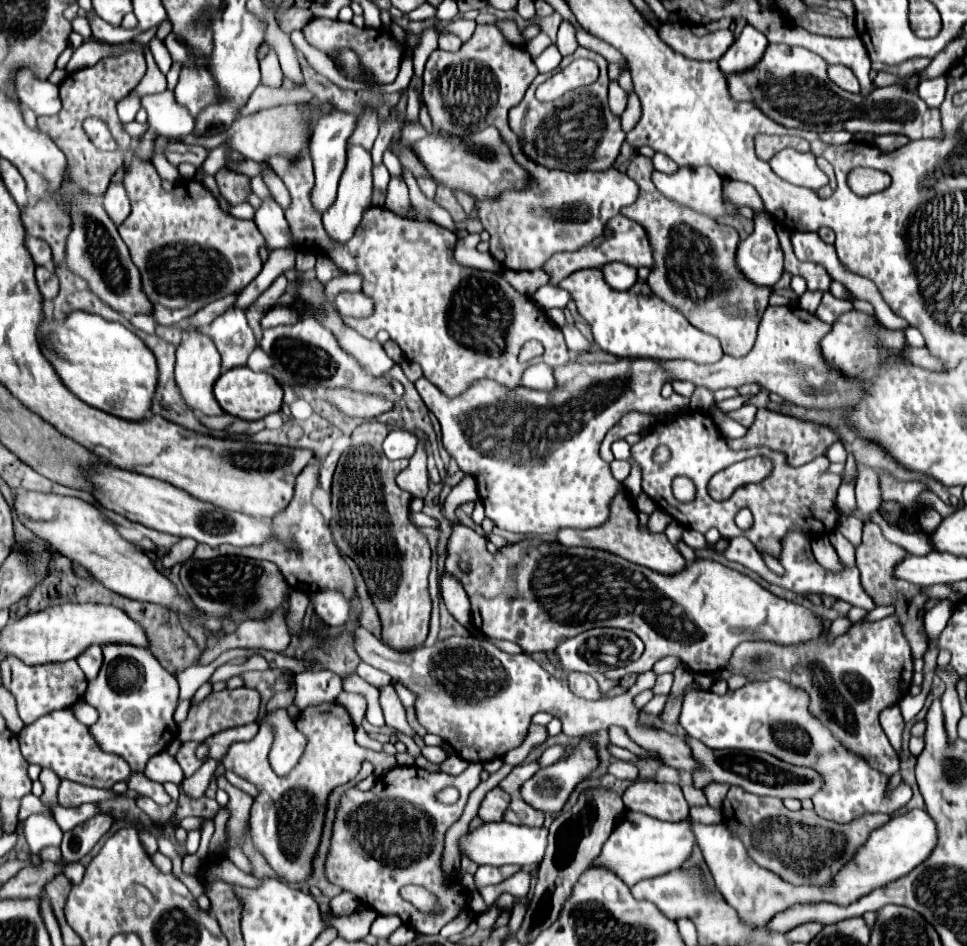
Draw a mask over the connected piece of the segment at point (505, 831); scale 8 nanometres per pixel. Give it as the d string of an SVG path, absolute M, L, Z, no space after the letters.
M486 822L474 832L468 832L460 840L460 850L464 850L476 864L490 864L490 866L504 866L504 864L518 864L522 868L538 868L544 860L548 846L548 830L546 828L528 828L528 826L514 826L508 822Z

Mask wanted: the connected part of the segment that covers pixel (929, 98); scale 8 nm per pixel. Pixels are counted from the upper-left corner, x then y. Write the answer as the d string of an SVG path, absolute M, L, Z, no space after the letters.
M938 76L932 80L924 80L918 86L918 96L930 106L930 108L938 108L944 100L944 92L946 92L946 76Z

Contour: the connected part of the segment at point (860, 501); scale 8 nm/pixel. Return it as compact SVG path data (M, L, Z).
M858 464L858 482L856 482L856 504L858 520L864 520L868 514L880 508L880 490L876 482L876 472L868 464Z

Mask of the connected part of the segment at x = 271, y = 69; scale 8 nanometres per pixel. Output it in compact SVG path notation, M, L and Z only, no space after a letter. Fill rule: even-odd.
M268 44L268 56L260 60L260 70L262 70L262 84L278 86L282 82L282 70L272 44Z

